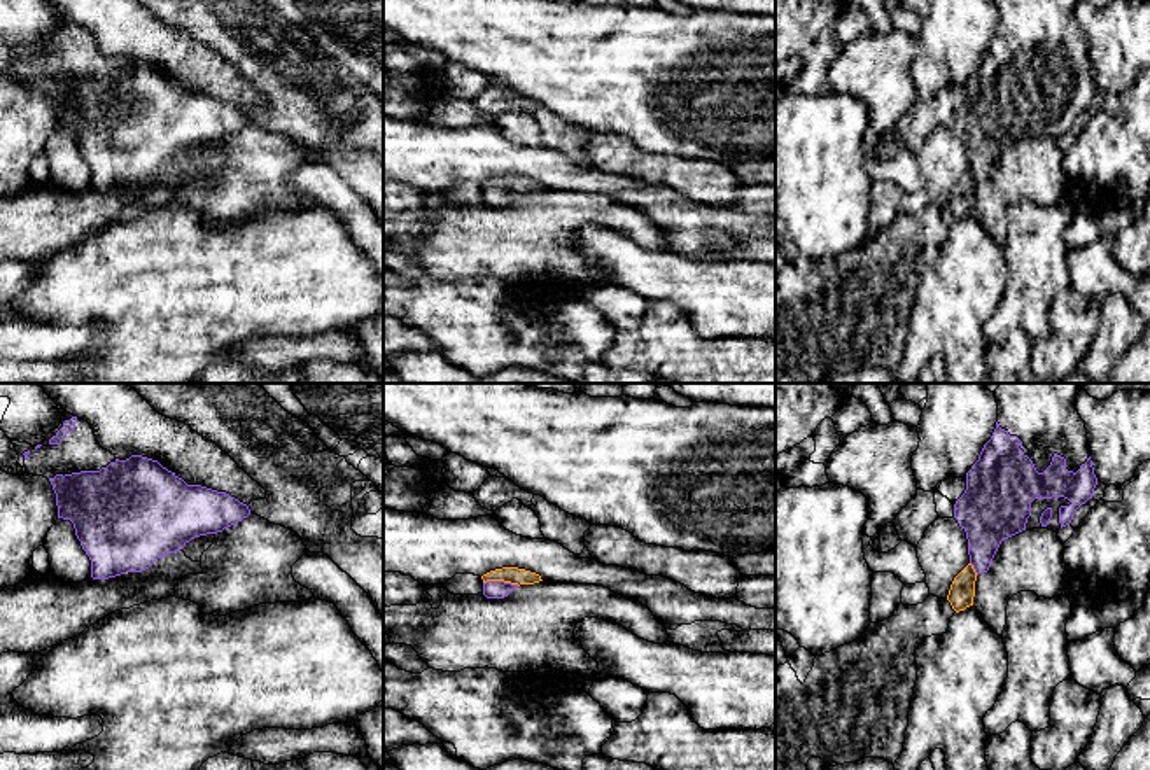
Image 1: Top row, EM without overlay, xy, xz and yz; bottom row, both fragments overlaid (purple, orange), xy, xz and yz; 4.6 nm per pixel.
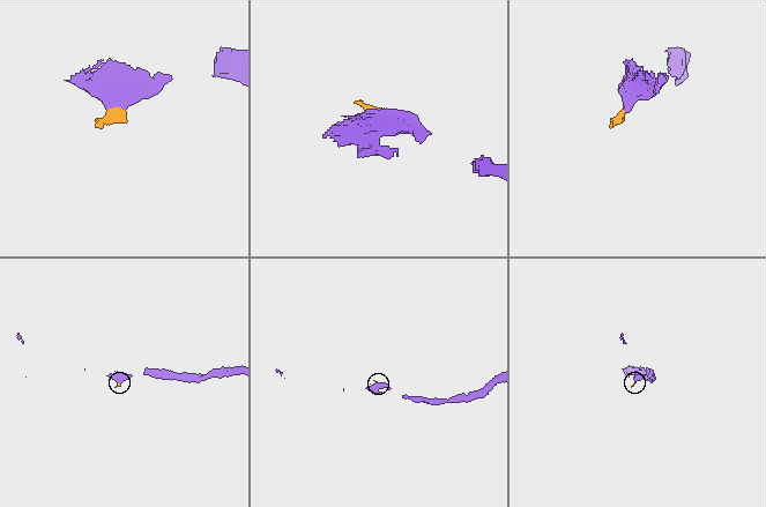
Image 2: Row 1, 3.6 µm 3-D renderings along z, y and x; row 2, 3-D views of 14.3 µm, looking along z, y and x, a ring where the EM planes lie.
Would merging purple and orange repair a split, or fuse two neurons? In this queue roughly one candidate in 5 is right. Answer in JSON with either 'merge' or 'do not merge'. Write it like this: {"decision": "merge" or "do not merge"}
{"decision": "merge"}

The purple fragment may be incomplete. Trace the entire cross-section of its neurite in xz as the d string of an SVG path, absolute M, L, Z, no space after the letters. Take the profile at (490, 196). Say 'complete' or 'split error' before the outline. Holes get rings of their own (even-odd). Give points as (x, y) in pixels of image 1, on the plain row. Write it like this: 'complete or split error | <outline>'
split error | M518 175L495 177L483 182L481 187L483 203L487 206L504 206L520 192L534 192L543 189L539 182Z

